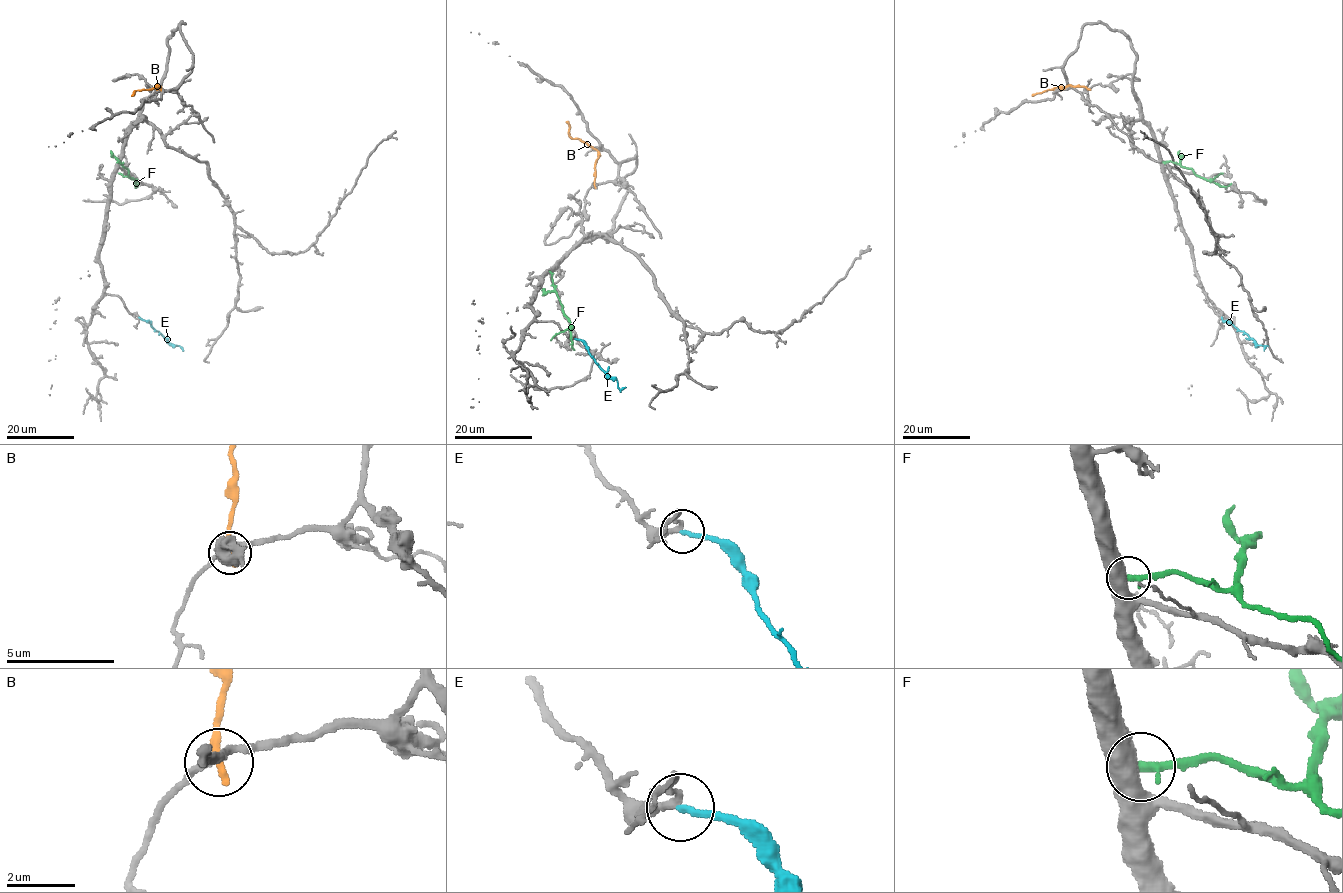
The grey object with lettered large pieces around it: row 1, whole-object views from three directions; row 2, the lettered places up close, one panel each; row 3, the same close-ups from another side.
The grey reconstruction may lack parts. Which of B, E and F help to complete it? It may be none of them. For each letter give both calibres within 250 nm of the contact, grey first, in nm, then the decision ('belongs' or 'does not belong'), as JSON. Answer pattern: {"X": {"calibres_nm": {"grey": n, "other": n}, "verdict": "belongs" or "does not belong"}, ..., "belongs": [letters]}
{"B": {"calibres_nm": {"grey": 150, "other": 280}, "verdict": "does not belong"}, "E": {"calibres_nm": {"grey": 180, "other": 190}, "verdict": "belongs"}, "F": {"calibres_nm": {"grey": 500, "other": 280}, "verdict": "does not belong"}, "belongs": ["E"]}

